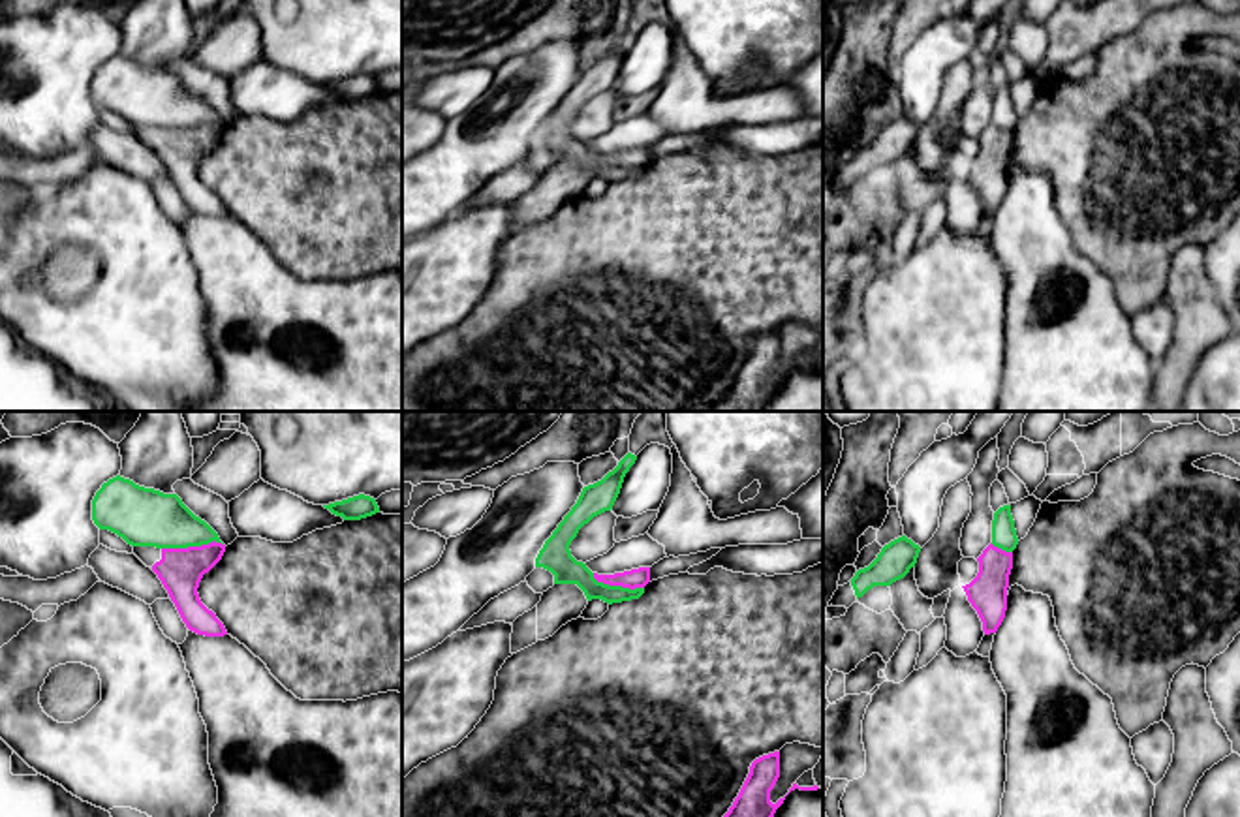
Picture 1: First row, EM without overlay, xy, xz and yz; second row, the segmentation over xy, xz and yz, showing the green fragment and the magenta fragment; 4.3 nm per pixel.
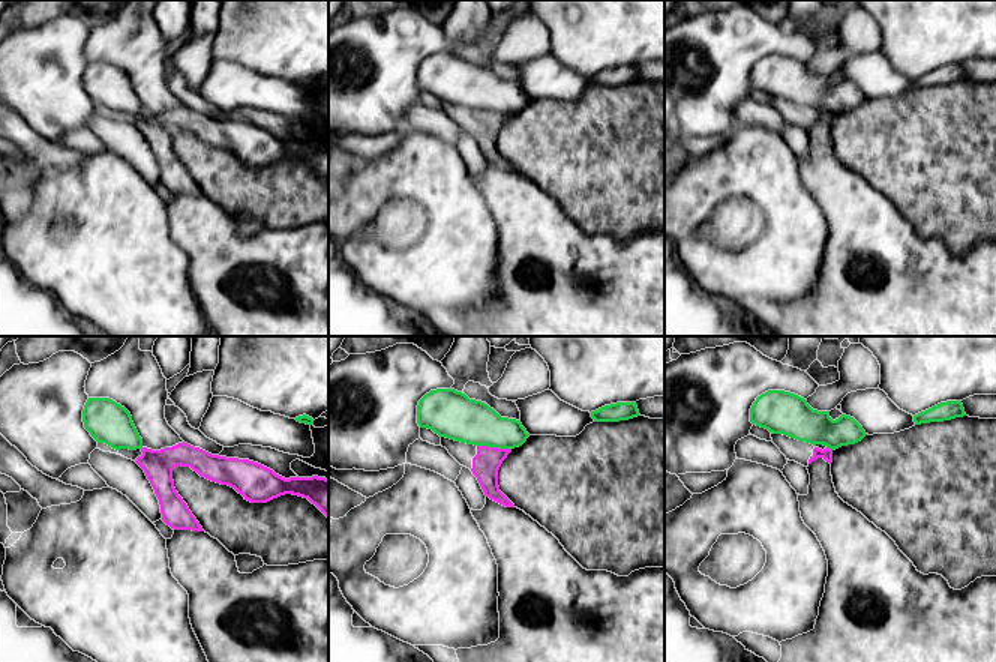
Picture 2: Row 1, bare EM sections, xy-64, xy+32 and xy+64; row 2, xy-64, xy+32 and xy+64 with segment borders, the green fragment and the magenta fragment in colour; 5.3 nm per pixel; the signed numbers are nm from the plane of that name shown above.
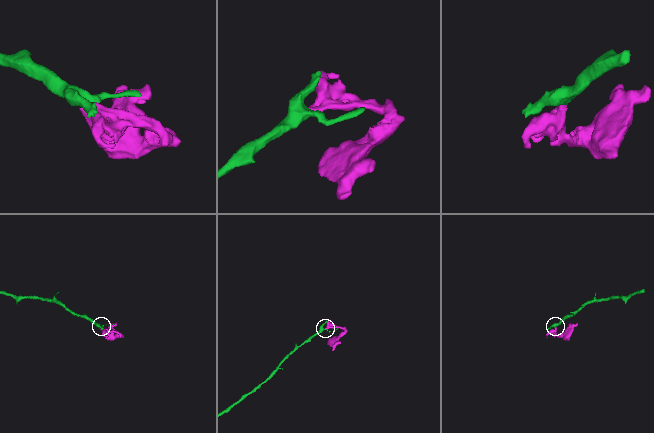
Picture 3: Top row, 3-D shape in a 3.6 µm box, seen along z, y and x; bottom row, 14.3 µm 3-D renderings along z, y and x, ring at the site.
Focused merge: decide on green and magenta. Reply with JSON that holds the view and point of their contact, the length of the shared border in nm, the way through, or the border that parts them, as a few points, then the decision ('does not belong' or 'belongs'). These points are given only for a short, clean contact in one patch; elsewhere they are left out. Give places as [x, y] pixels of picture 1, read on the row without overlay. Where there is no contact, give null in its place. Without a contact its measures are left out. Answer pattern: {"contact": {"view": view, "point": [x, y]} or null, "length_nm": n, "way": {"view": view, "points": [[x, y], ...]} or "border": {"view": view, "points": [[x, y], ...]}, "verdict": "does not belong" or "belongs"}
{"contact": {"view": "xy", "point": [192, 124]}, "length_nm": 260, "border": {"view": "xy", "points": [[222, 123], [209, 121], [162, 128]]}, "verdict": "does not belong"}

